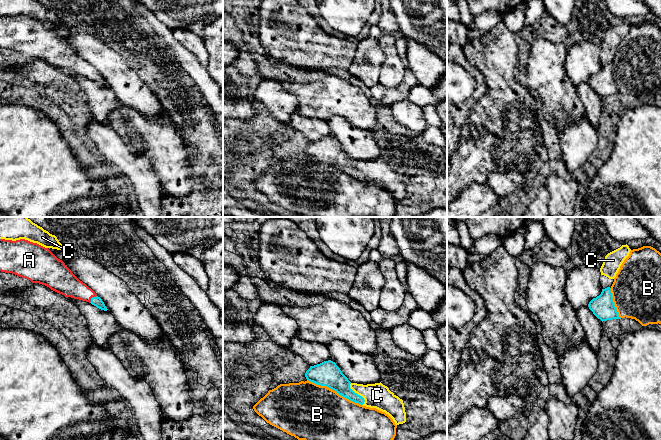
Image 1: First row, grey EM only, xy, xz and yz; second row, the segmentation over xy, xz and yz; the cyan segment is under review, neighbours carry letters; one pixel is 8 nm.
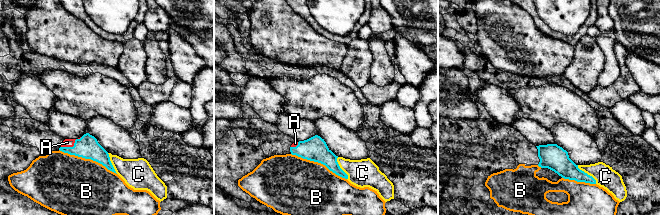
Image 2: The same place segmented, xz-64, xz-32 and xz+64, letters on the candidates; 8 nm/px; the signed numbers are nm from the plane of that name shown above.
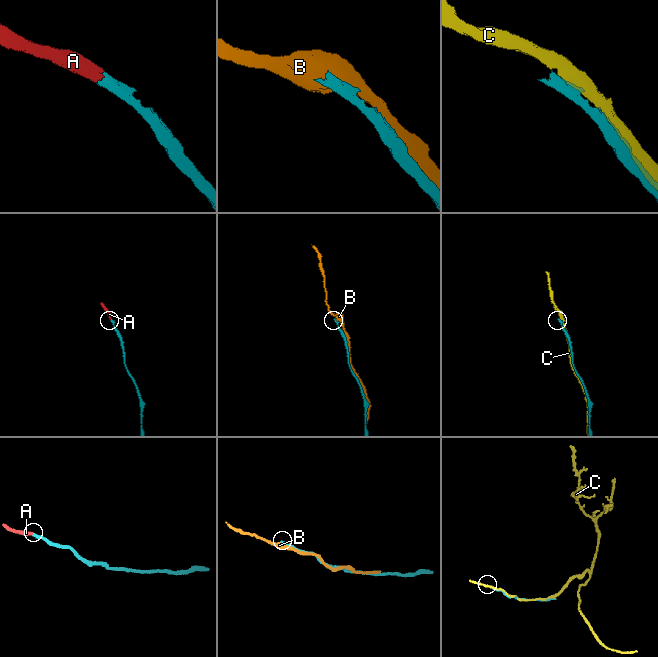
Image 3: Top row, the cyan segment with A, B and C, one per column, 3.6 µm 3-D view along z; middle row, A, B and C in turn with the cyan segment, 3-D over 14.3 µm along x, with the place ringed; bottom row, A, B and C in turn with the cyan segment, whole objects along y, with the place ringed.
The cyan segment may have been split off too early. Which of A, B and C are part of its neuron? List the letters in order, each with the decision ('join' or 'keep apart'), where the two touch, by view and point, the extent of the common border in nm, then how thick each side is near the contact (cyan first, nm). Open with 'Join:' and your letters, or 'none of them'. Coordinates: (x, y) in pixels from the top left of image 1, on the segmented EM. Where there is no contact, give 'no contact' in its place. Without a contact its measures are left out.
Join: A
A: join; meets cyan in xy at (91, 298); contact 90 nm long; 80 nm thick on the cyan side, 190 nm on the other
B: keep apart; meets cyan in xz at (335, 390); contact 500 nm long; 200 nm thick on the cyan side, 440 nm on the other
C: keep apart; meets cyan in xz at (357, 394); contact 200 nm long; 180 nm thick on the cyan side, 200 nm on the other

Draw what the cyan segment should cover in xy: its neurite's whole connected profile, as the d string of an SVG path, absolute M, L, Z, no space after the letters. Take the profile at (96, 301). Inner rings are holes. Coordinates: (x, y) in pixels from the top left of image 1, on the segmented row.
M0 239L0 271L26 278L64 295L107 311L97 294L80 281L48 248L25 239Z

